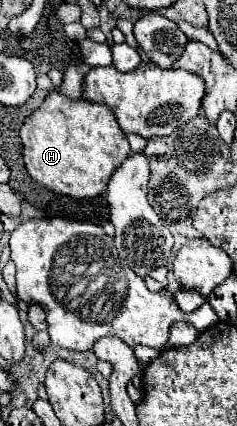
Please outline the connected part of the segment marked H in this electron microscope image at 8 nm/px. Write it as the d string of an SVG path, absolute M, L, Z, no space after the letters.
M53 90L43 104L25 118L19 134L25 168L31 178L57 194L79 200L103 194L117 164L131 152L125 132L119 128L109 108L83 98L71 100L57 90Z

